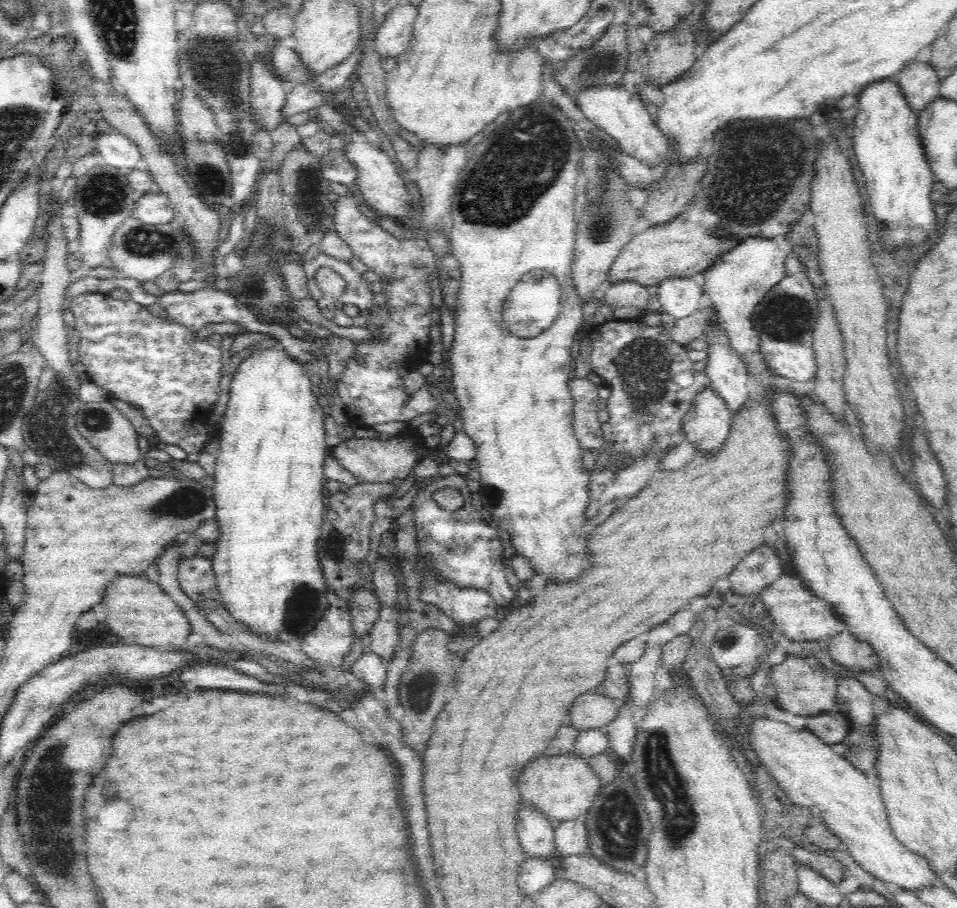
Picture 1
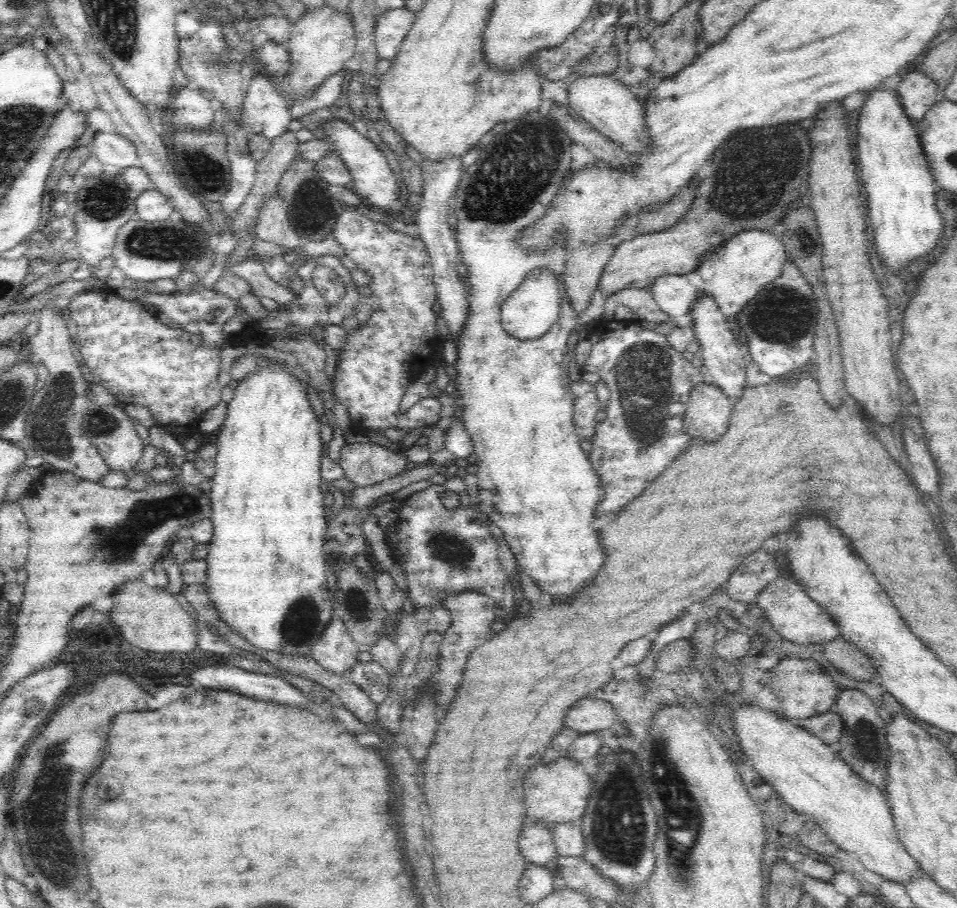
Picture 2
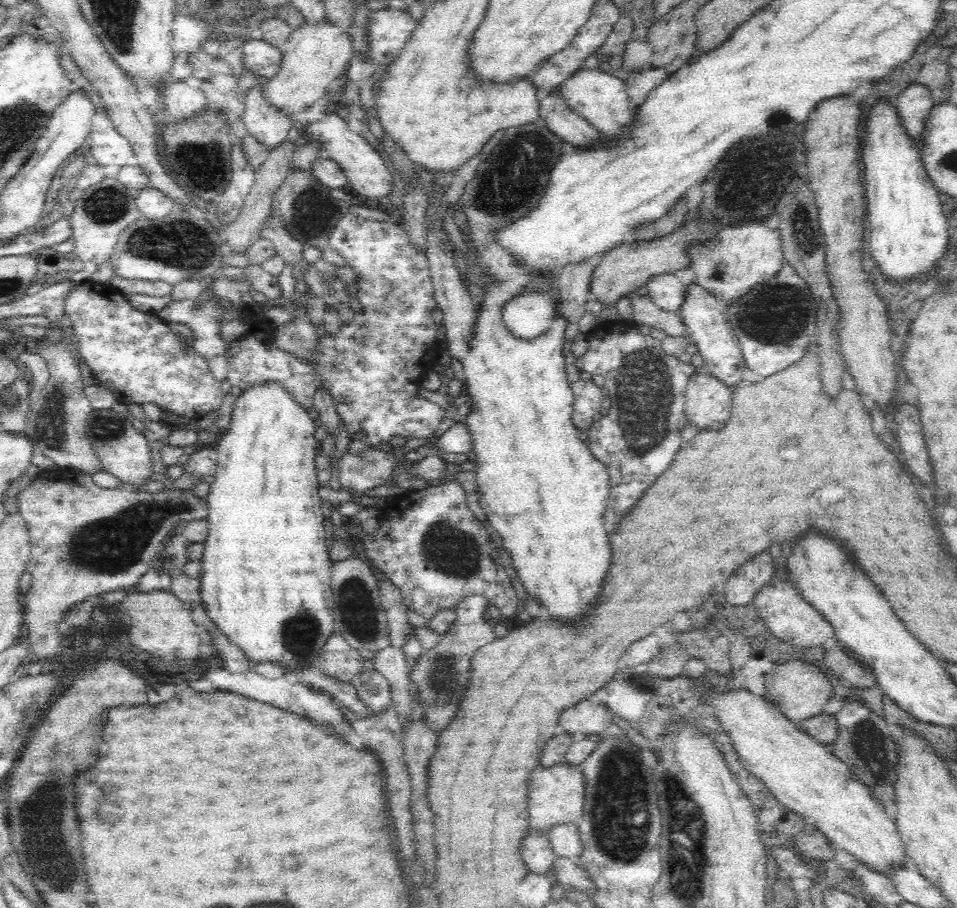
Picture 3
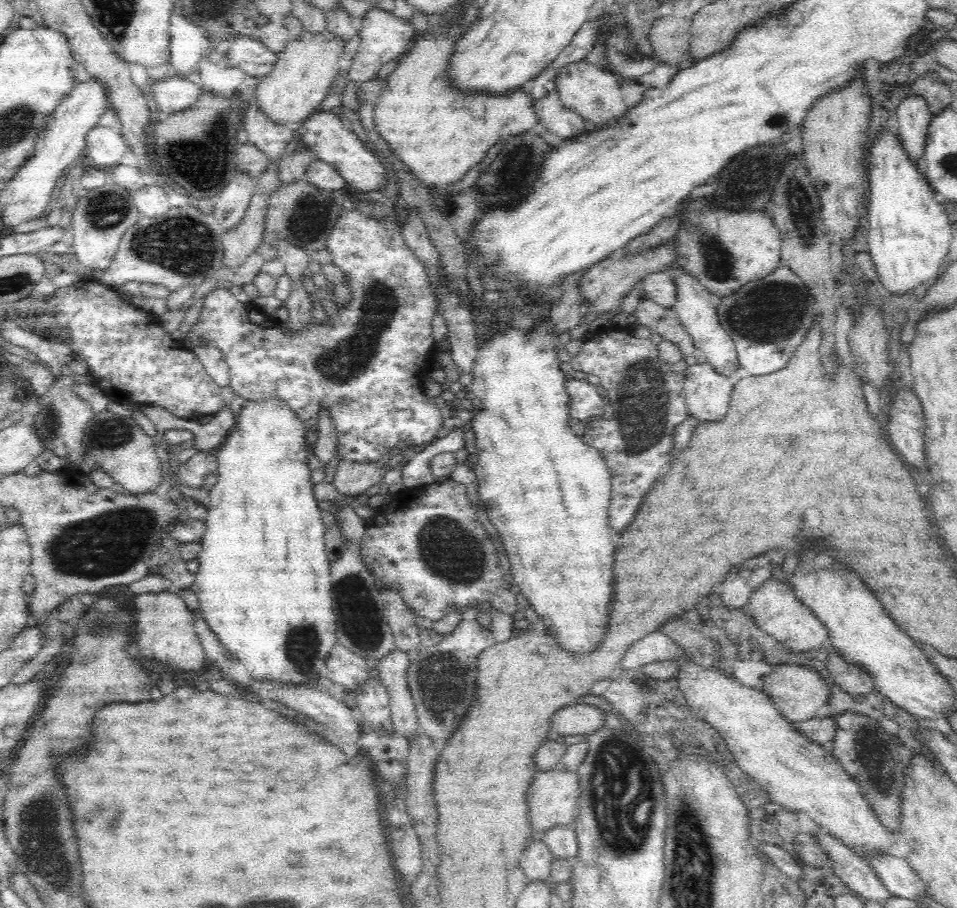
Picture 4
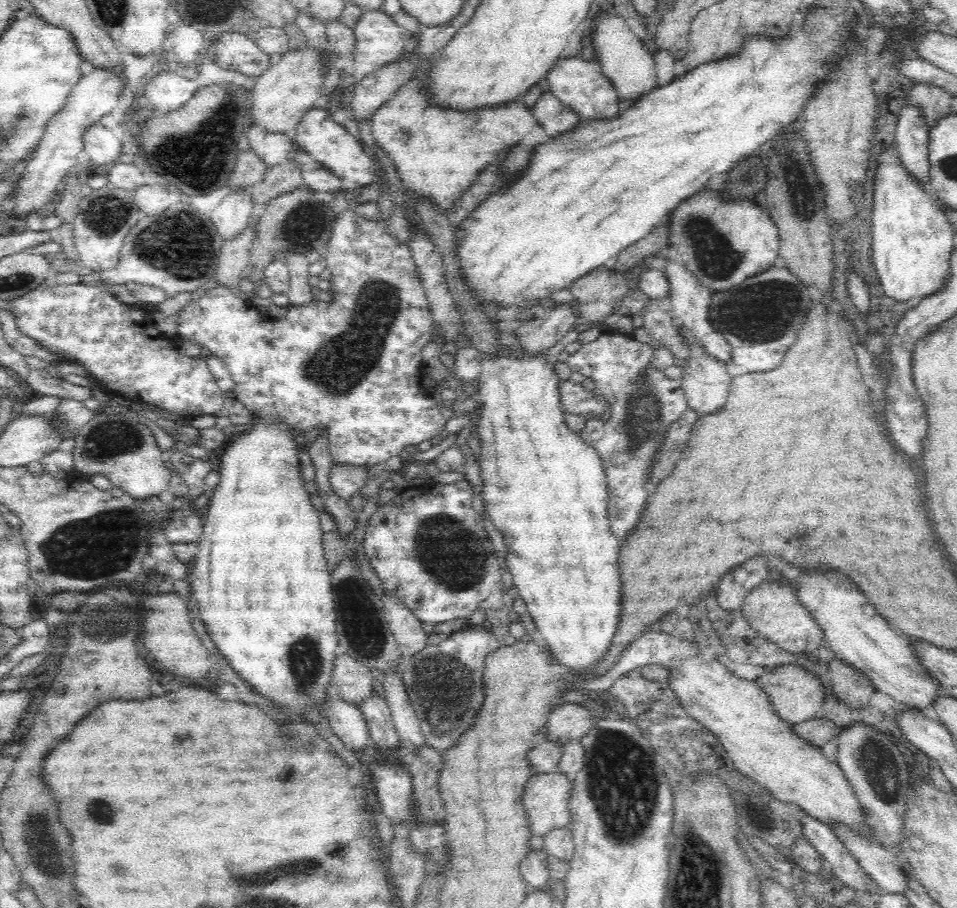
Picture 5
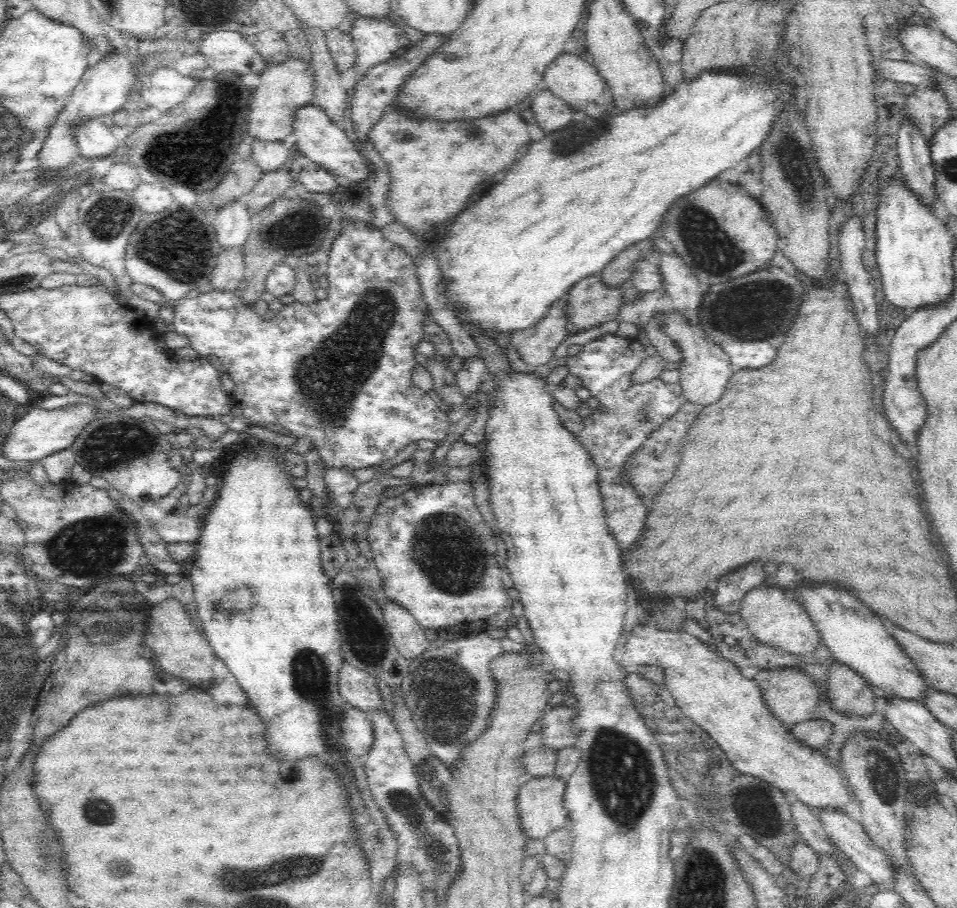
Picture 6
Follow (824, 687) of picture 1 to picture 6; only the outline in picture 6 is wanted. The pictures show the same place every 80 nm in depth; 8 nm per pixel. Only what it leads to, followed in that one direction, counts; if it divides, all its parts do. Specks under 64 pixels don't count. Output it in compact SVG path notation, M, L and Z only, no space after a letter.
M786 667L766 671L757 679L757 682L762 701L768 707L768 711L787 727L814 717L815 710L821 703L820 692L816 684L803 670Z

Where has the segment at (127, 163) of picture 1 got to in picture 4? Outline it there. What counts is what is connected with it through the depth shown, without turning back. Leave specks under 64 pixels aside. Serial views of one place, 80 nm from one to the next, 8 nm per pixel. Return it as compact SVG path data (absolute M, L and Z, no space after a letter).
M96 125L86 134L84 156L90 158L94 166L116 166L127 150L122 135L110 128Z

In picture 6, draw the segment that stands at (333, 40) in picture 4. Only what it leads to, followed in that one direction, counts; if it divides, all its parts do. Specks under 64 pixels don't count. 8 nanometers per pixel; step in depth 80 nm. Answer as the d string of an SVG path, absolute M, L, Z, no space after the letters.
M290 57L282 64L272 65L261 76L261 83L252 90L246 118L245 136L253 142L284 142L293 133L292 116L298 108L310 105L314 90L313 67Z

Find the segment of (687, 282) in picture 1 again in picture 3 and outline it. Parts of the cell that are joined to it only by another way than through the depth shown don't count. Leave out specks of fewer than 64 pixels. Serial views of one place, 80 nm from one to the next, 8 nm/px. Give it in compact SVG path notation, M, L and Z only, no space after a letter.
M676 270L670 274L653 276L646 280L644 292L662 310L678 313L682 300L686 298L686 284L680 278L684 274L686 270Z

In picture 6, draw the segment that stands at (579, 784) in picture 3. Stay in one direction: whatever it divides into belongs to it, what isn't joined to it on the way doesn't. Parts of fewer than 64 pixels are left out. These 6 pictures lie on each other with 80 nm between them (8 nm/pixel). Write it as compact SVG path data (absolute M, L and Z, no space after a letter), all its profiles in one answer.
M534 777L519 786L517 798L517 812L519 826L526 839L544 841L552 832L565 829L569 825L569 815L564 809L564 790L566 780L558 777Z

